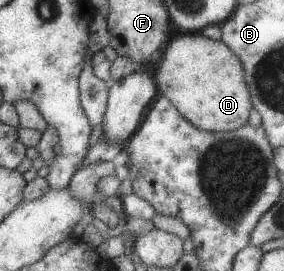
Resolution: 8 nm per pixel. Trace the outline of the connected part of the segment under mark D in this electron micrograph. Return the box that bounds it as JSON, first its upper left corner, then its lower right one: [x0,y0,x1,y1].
[156,34,252,132]

